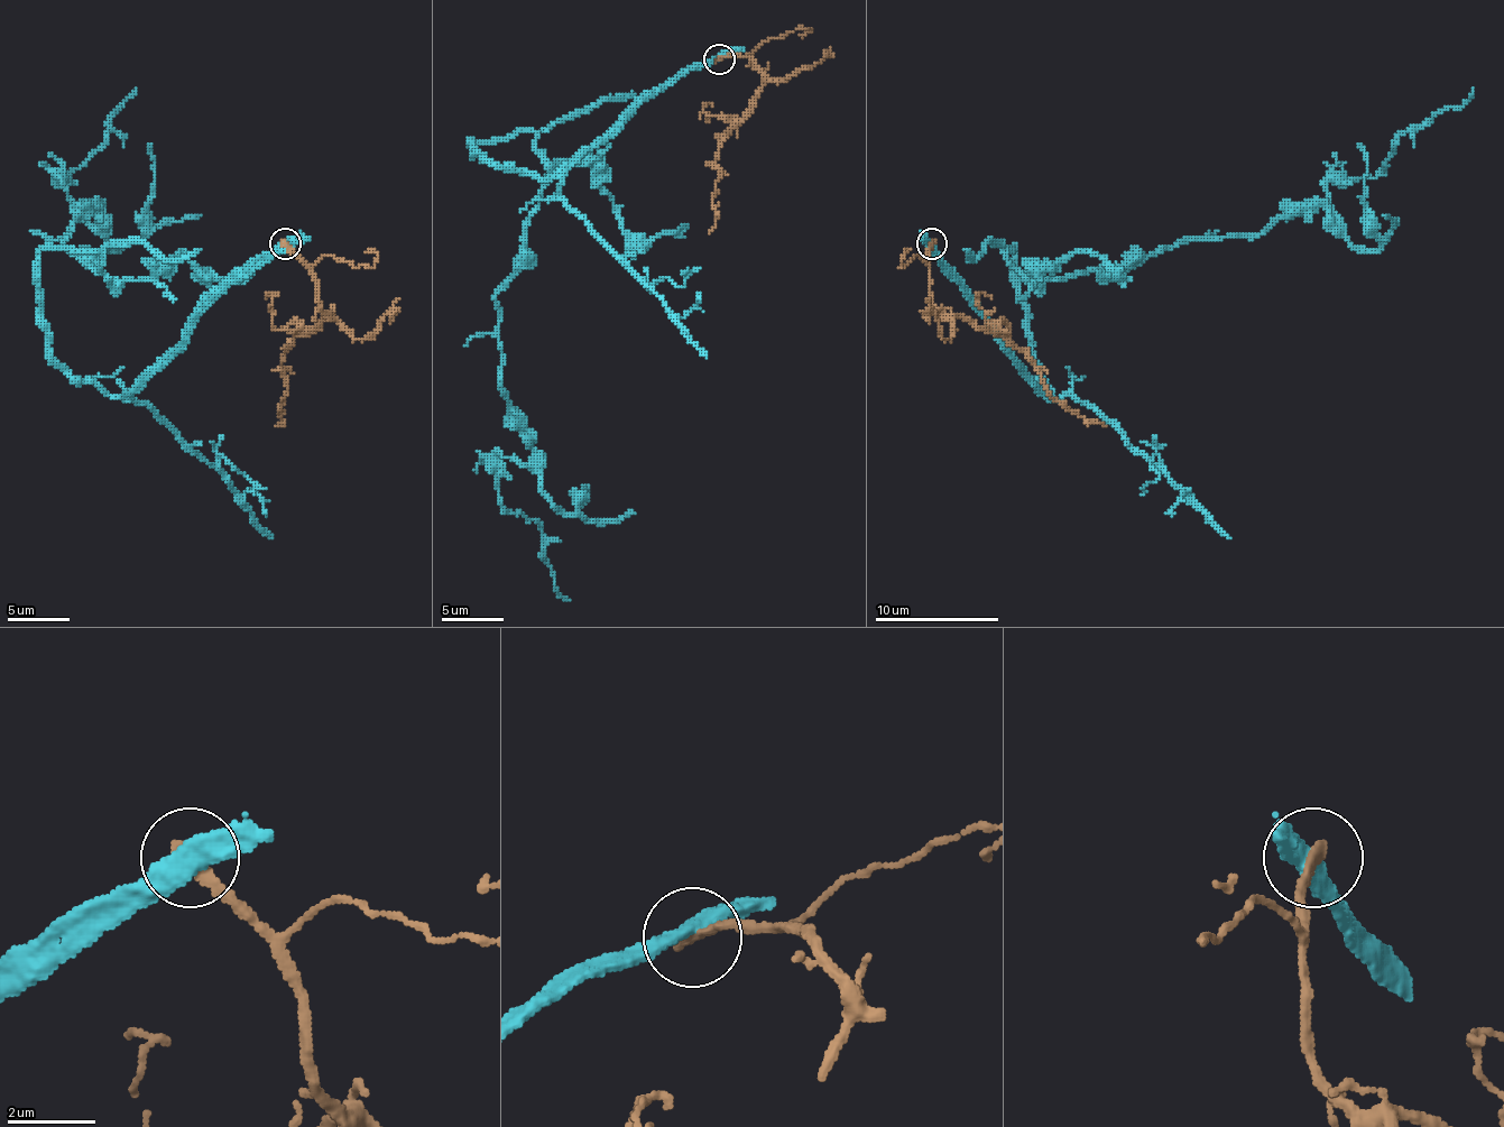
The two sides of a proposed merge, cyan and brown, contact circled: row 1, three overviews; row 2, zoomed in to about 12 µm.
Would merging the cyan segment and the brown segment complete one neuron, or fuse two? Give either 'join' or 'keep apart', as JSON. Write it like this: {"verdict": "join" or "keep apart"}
{"verdict": "keep apart"}

